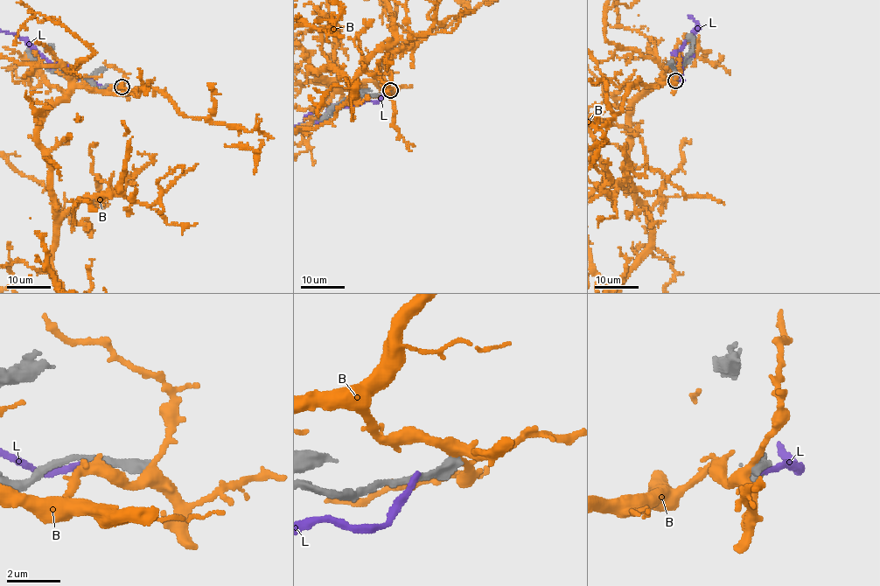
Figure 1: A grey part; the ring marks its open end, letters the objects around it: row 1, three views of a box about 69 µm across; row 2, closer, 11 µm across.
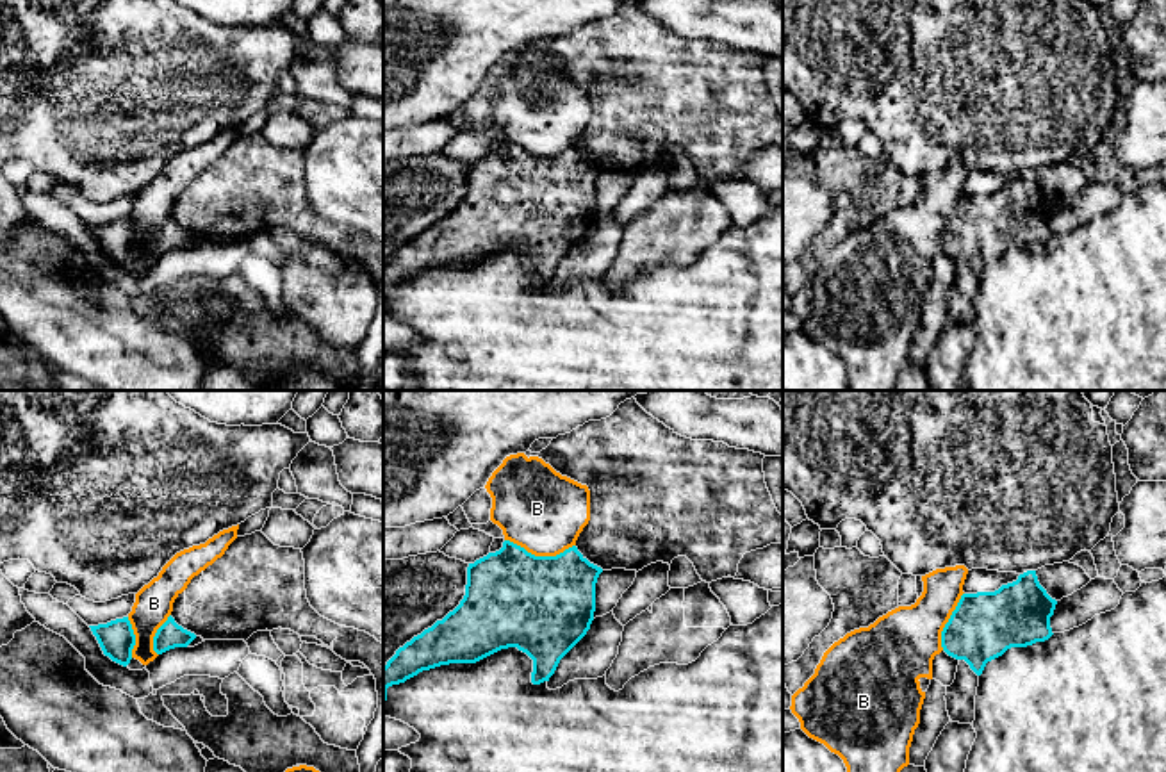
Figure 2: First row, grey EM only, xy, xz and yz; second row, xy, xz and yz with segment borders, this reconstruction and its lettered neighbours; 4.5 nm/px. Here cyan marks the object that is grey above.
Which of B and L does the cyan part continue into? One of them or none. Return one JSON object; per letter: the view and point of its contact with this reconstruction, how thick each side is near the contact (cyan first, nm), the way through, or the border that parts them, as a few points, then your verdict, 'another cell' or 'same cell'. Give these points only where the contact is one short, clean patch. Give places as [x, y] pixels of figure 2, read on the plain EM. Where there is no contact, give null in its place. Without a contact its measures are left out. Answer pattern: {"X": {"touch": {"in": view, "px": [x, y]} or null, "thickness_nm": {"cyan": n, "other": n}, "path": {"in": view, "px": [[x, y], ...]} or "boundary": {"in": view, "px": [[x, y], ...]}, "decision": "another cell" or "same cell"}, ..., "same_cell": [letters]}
{"B": {"touch": {"in": "xz", "px": [541, 157]}, "thickness_nm": {"cyan": 440, "other": 380}, "boundary": {"in": "xz", "px": [[505, 139], [535, 156], [558, 156], [574, 147]]}, "decision": "another cell"}, "L": {"touch": null, "decision": "another cell"}, "same_cell": []}

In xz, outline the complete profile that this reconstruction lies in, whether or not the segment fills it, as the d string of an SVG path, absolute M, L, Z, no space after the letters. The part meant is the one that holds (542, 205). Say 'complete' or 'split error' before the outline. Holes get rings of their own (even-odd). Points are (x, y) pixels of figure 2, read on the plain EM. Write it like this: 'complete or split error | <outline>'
complete | M505 141L496 153L469 164L465 196L442 221L414 237L383 267L383 307L387 289L423 271L449 264L476 264L501 250L517 248L533 260L531 283L549 282L560 260L587 235L595 212L595 184L601 168L590 164L576 146L556 157L535 157Z

